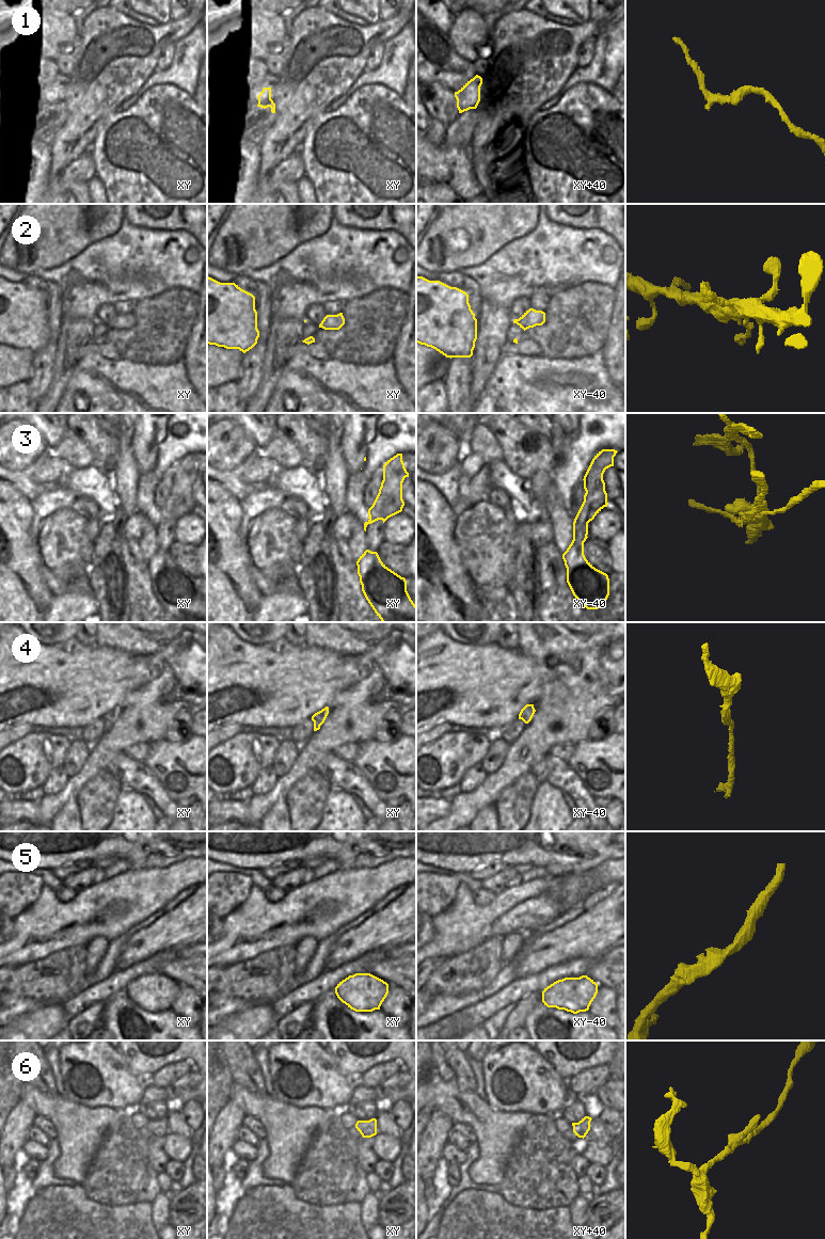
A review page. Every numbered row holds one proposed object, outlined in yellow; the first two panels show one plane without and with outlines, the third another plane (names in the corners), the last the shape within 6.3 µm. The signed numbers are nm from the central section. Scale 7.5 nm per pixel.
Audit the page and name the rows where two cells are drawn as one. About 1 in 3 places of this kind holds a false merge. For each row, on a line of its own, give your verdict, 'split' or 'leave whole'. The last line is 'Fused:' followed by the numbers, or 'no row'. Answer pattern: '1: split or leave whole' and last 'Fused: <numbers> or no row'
1: leave whole
2: leave whole
3: split
4: leave whole
5: leave whole
6: leave whole
Fused: 3

